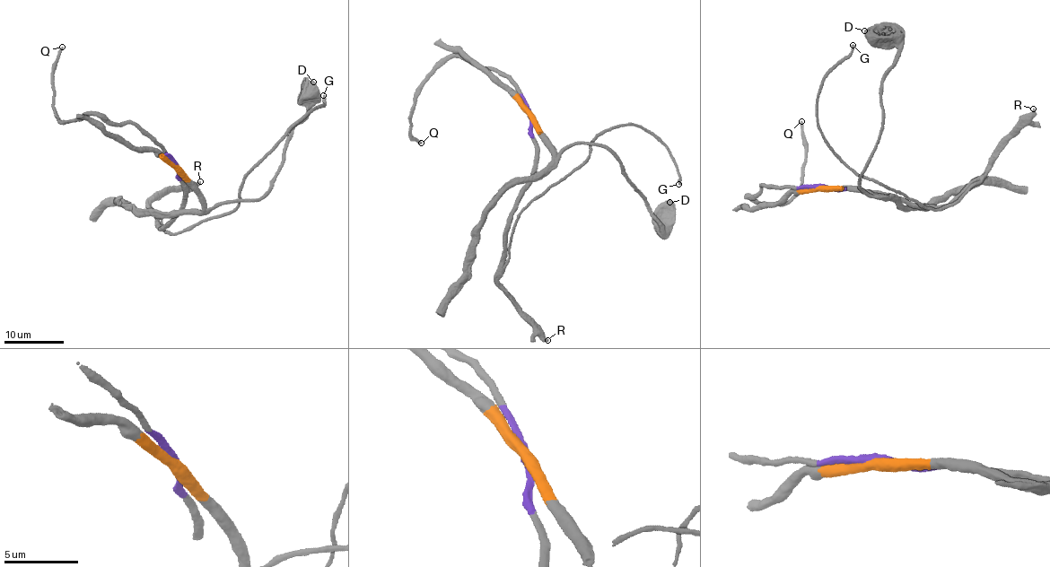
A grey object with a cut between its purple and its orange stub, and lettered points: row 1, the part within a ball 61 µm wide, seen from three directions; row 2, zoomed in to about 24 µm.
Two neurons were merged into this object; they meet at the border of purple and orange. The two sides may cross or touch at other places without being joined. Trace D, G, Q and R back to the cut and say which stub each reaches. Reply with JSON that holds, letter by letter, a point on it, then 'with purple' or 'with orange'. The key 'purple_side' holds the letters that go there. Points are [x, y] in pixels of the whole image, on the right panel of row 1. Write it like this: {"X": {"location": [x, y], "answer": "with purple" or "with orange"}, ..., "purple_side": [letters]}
{"D": {"location": [864, 30], "answer": "with orange"}, "G": {"location": [853, 45], "answer": "with purple"}, "Q": {"location": [801, 121], "answer": "with purple"}, "R": {"location": [1033, 109], "answer": "with purple"}, "purple_side": ["G", "Q", "R"]}

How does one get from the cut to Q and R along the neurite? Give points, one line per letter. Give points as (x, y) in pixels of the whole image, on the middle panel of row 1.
Q: (529, 116), (520, 91), (502, 74), (449, 56), (414, 98), (410, 139), (422, 143)
R: (529, 116), (535, 167), (507, 225), (505, 264), (498, 274), (498, 282), (547, 341)

